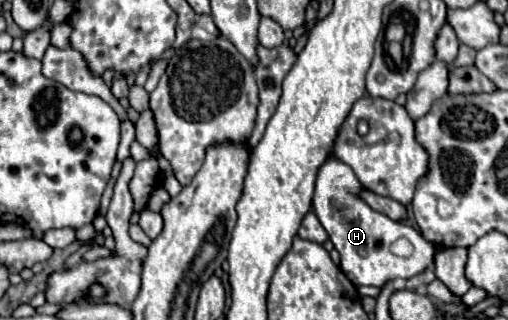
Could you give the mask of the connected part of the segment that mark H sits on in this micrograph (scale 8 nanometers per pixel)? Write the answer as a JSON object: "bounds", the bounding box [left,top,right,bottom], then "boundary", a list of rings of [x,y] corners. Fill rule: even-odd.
{"bounds":[313,157,435,287],"boundary":[[[329,157],[317,175],[313,211],[319,217],[321,225],[325,227],[335,249],[339,251],[341,255],[339,265],[341,271],[349,277],[349,281],[357,287],[359,285],[383,287],[387,281],[393,281],[397,277],[409,279],[431,267],[435,257],[435,245],[423,239],[423,235],[413,227],[405,227],[403,223],[373,211],[367,203],[361,203],[361,199],[357,199],[357,191],[361,191],[361,183],[353,175],[351,167]],[[399,239],[407,239],[415,247],[409,257],[397,257],[391,251],[391,245],[397,243]]]}

